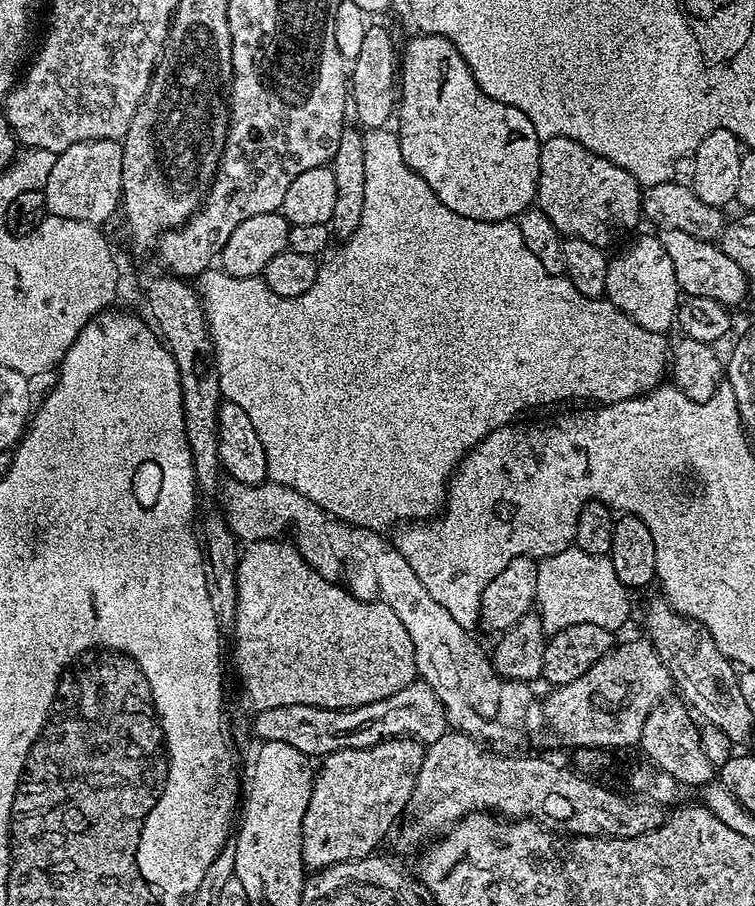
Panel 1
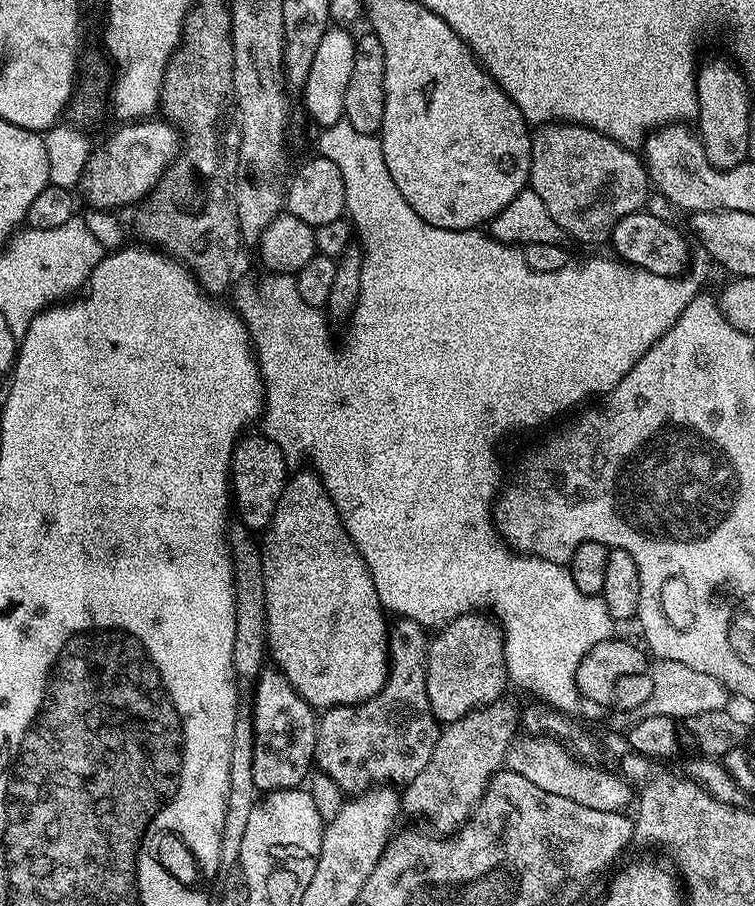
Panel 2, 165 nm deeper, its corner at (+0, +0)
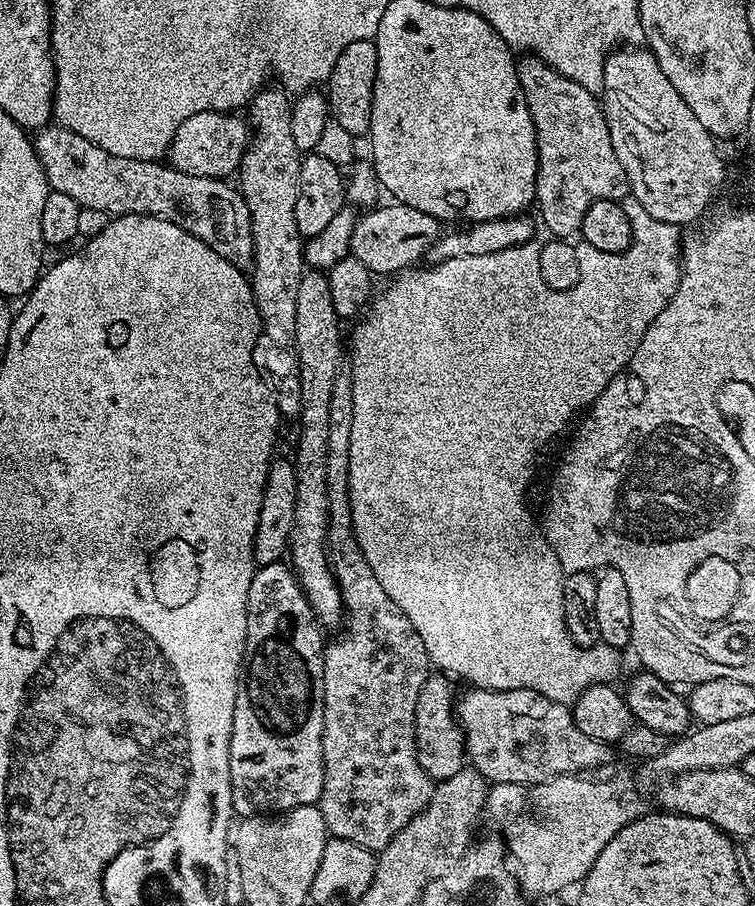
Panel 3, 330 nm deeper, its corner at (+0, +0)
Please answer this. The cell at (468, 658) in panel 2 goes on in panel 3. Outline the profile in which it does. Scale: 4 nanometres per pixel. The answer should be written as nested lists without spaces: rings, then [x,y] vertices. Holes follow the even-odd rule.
[[[444,674],[429,675],[428,681],[422,686],[422,694],[418,694],[416,707],[416,753],[422,770],[433,782],[446,778],[454,778],[466,766],[466,749],[464,746],[464,731],[460,729],[457,717],[454,715],[454,705],[458,700],[458,692],[452,689],[453,681]]]

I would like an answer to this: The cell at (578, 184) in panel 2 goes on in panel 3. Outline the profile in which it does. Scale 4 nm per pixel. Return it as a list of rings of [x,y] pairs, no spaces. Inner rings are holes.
[[[525,55],[517,63],[516,73],[520,83],[520,91],[526,98],[526,106],[530,110],[530,118],[536,131],[536,153],[538,154],[538,170],[536,171],[535,207],[540,207],[540,220],[549,228],[556,238],[572,238],[579,233],[582,218],[590,206],[599,200],[615,200],[617,202],[629,195],[626,170],[622,170],[622,162],[618,162],[618,154],[614,154],[614,146],[610,142],[610,130],[606,126],[606,118],[601,101],[593,92],[578,86],[570,78],[558,74],[546,62],[537,56]]]

